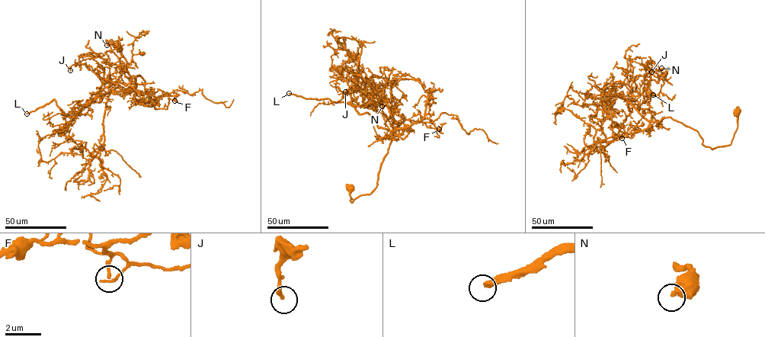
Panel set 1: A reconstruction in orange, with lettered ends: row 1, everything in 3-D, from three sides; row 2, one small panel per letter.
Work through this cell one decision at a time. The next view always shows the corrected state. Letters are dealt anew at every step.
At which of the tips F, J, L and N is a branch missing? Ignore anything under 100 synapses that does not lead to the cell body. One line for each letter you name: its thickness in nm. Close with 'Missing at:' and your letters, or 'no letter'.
L: Thickness 420 nm
Missing at: L

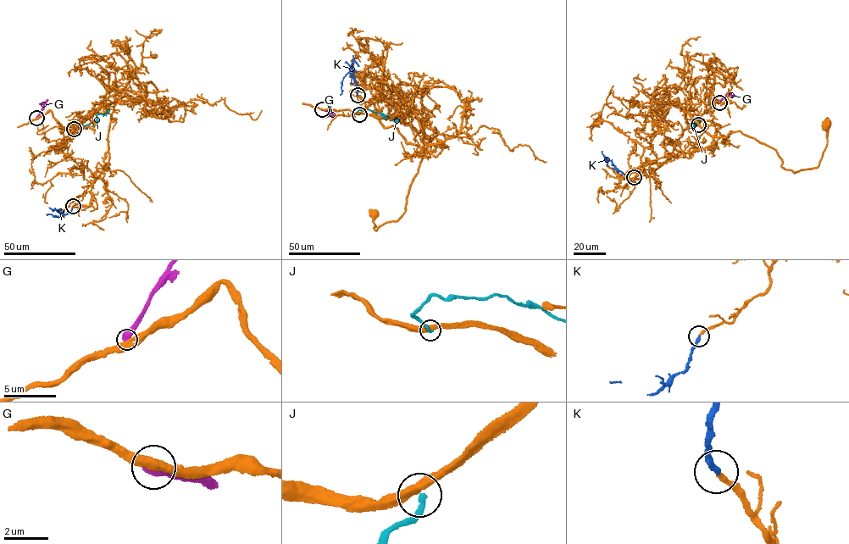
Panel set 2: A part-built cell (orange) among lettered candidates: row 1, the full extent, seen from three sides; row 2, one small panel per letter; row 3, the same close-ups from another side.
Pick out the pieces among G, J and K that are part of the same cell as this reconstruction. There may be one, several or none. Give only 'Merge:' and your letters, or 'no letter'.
Merge: K

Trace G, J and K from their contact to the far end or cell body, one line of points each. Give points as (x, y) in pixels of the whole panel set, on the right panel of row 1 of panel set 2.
G: (719, 102), (727, 93), (735, 96)
J: (698, 124), (690, 128), (688, 125), (690, 122), (693, 124), (695, 119), (695, 121), (698, 119)
K: (634, 178), (620, 177), (613, 169), (635, 182)

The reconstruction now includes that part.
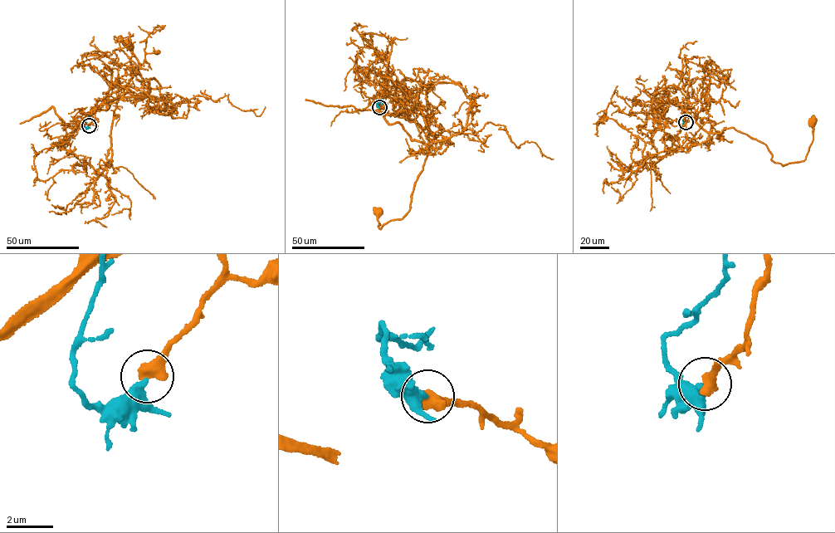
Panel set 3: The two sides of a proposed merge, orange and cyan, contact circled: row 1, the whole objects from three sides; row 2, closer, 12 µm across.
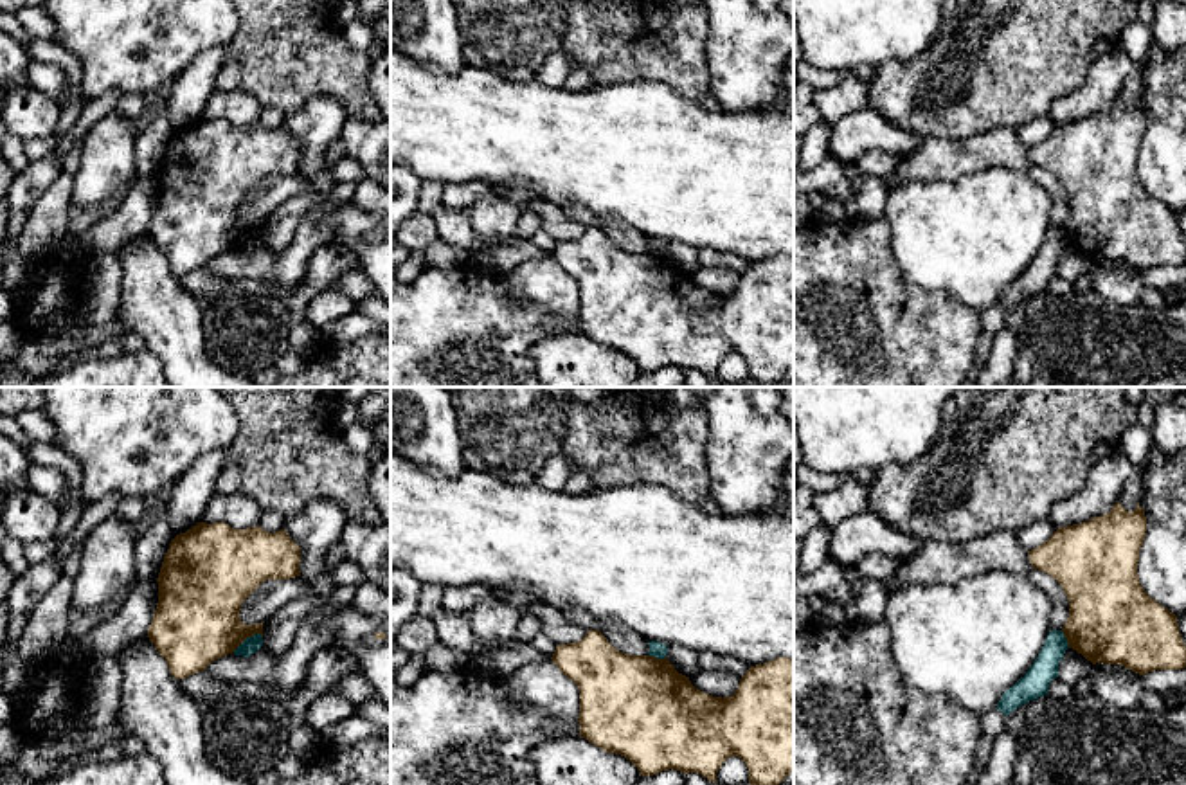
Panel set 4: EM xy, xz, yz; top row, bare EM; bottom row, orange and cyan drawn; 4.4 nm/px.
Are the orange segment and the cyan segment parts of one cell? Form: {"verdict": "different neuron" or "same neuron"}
{"verdict": "different neuron"}

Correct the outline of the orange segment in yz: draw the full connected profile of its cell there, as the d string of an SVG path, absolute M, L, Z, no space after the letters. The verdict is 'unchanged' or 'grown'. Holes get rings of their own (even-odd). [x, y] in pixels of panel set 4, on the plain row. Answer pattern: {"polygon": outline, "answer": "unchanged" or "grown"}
{"polygon": "M1119 99L1101 113L1058 124L1049 137L1028 148L1033 166L1053 173L1069 196L1062 225L1069 245L1092 261L1121 261L1139 272L1186 265L1177 212L1152 196L1139 180L1137 158L1145 139L1145 106L1127 108Z", "answer": "unchanged"}

